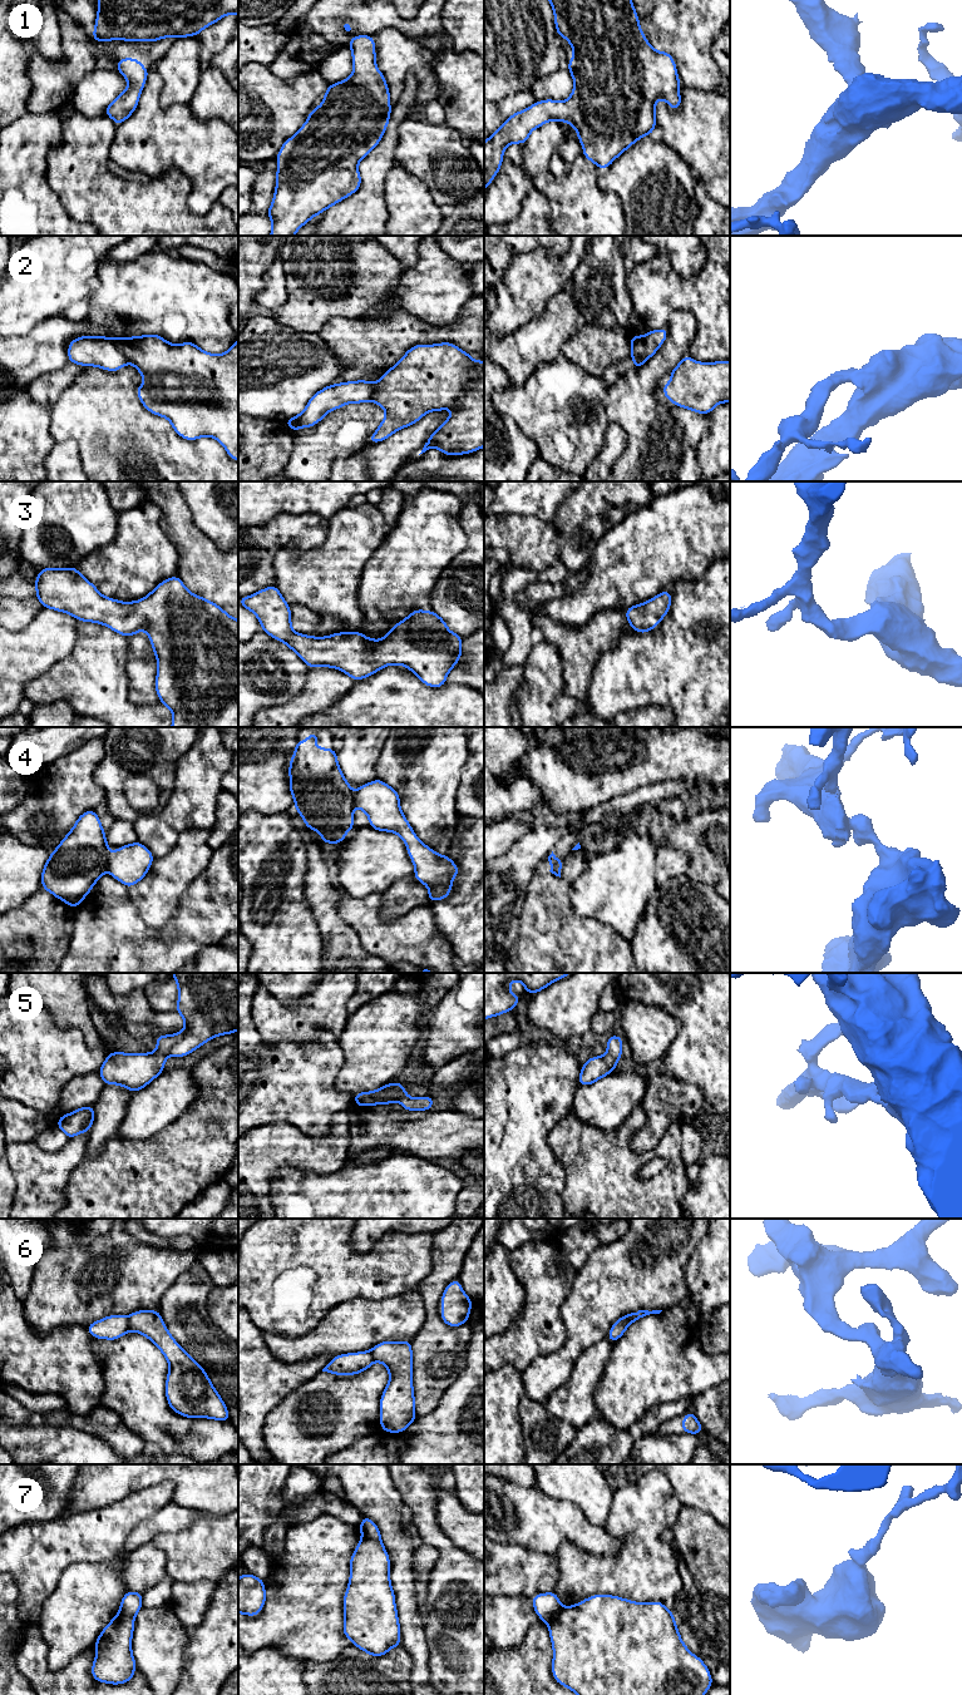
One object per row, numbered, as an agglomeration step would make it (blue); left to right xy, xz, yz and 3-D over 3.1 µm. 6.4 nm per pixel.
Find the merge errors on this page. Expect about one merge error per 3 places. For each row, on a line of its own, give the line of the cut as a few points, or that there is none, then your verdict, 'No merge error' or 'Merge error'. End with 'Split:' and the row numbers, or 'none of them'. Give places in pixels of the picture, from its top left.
1: No split. No merge error
2: Split along xy (113, 339), (117, 349), (128, 361). Merge error
3: No split. No merge error
4: Split along xy (110, 855), (105, 866). Merge error
5: No split. No merge error
6: Split along xy (127, 1318), (128, 1329). Merge error
7: Split along xz (363, 1535), (380, 1541). Merge error
Split: 2, 4, 6, 7

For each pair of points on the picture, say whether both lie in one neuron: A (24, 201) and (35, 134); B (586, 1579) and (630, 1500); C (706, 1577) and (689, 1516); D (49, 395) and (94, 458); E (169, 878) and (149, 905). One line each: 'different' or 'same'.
A: same
B: same
C: same
D: different
E: same

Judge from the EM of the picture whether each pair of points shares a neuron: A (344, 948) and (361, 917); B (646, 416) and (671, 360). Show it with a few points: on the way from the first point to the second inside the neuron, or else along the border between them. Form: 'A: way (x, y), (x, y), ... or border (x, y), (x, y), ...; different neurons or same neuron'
A: border (338, 904), (338, 912), (370, 954); different neurons
B: way (646, 403), (646, 384), (657, 372); same neuron

